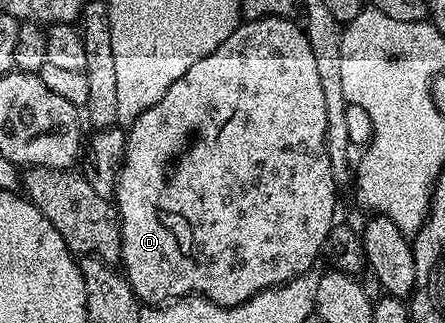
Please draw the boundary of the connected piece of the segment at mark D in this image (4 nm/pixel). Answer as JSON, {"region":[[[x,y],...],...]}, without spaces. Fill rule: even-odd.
{"region":[[[279,17],[256,19],[250,23],[242,22],[234,29],[233,35],[227,37],[227,41],[223,41],[223,45],[219,45],[219,49],[215,49],[215,53],[195,61],[195,65],[191,65],[191,69],[187,69],[187,73],[183,73],[183,77],[179,77],[179,81],[175,81],[175,85],[171,85],[171,89],[167,89],[167,93],[163,93],[163,101],[159,101],[154,107],[144,111],[133,123],[133,126],[128,128],[125,136],[125,163],[122,165],[117,178],[117,193],[115,196],[115,206],[121,224],[121,258],[119,263],[123,268],[125,278],[129,280],[131,289],[136,293],[142,304],[164,305],[172,303],[175,299],[184,299],[187,295],[202,295],[204,299],[210,299],[211,302],[217,303],[220,307],[238,307],[240,303],[246,303],[251,297],[255,297],[259,291],[266,291],[268,287],[280,287],[283,283],[290,283],[292,279],[302,278],[306,274],[304,271],[311,270],[313,262],[320,255],[323,255],[326,250],[329,234],[333,232],[335,226],[333,214],[337,211],[339,184],[336,177],[333,176],[331,161],[327,157],[327,145],[325,144],[325,138],[327,137],[327,105],[323,102],[323,89],[319,86],[315,53],[311,53],[309,38],[303,34],[302,28],[298,24],[296,27],[293,22],[292,18],[280,19]]]}

